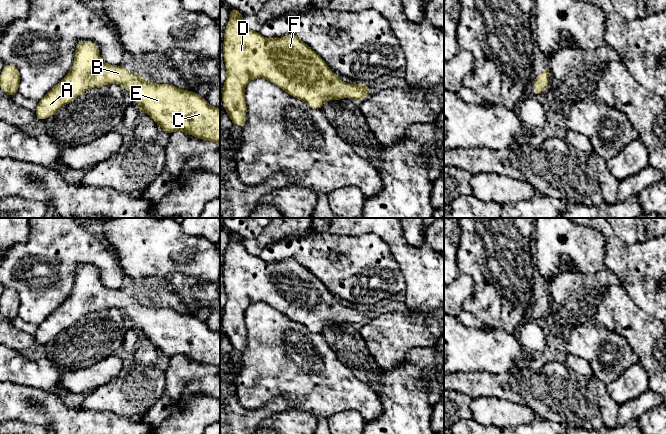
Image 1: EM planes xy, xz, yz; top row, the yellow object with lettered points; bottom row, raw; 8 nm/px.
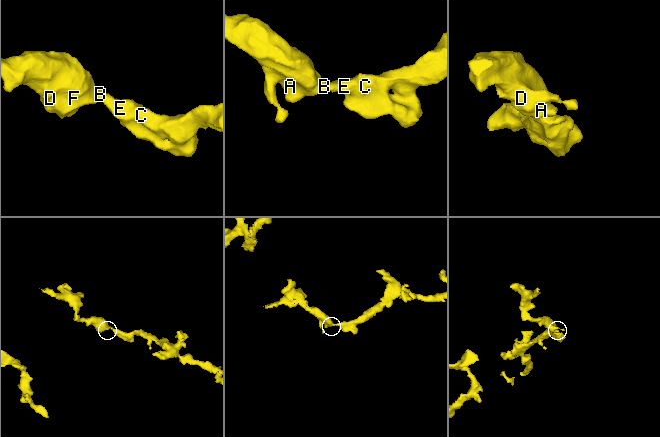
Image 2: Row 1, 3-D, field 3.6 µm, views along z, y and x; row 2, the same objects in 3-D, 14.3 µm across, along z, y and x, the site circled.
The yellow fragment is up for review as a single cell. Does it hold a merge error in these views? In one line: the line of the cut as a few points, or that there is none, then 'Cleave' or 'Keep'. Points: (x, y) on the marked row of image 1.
No split. Keep

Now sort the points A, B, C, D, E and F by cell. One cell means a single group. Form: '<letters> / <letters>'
A B C D E F

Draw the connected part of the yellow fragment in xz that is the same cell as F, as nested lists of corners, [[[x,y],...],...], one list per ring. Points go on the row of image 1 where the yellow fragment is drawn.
[[[230,7],[230,19],[224,30],[224,63],[227,76],[221,92],[223,107],[235,126],[246,125],[247,105],[245,86],[256,78],[264,78],[294,98],[305,102],[311,109],[319,110],[329,100],[352,98],[362,101],[371,92],[367,84],[351,84],[341,81],[322,57],[313,51],[297,35],[282,38],[265,38],[260,32],[250,30],[243,14]]]

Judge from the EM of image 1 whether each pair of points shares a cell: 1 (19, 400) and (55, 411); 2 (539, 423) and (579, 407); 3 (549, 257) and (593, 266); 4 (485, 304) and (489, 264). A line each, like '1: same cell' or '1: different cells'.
1: same cell
2: different cells
3: same cell
4: same cell

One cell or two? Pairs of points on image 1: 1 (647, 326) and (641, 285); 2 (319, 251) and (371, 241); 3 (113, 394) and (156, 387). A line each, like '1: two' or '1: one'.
1: two
2: one
3: one

